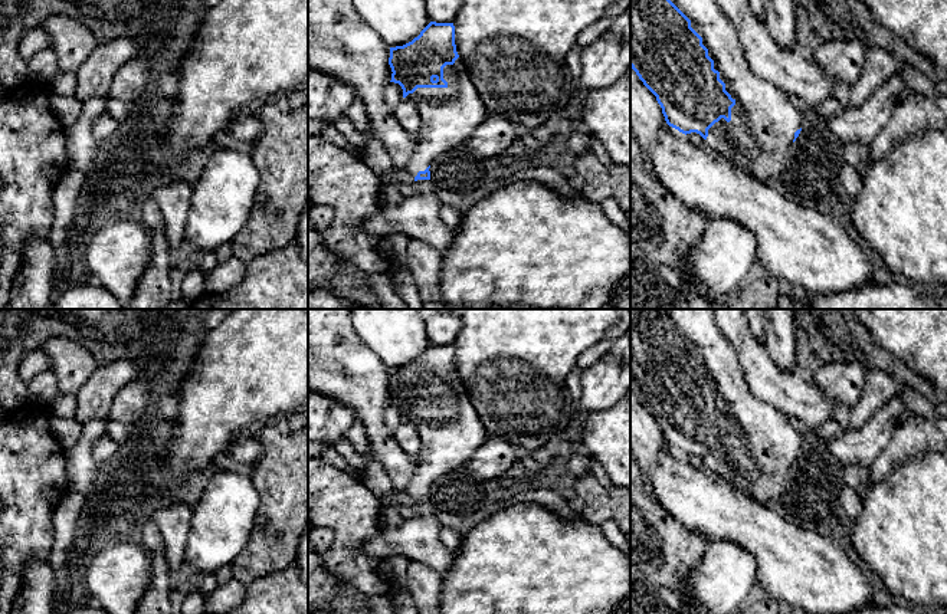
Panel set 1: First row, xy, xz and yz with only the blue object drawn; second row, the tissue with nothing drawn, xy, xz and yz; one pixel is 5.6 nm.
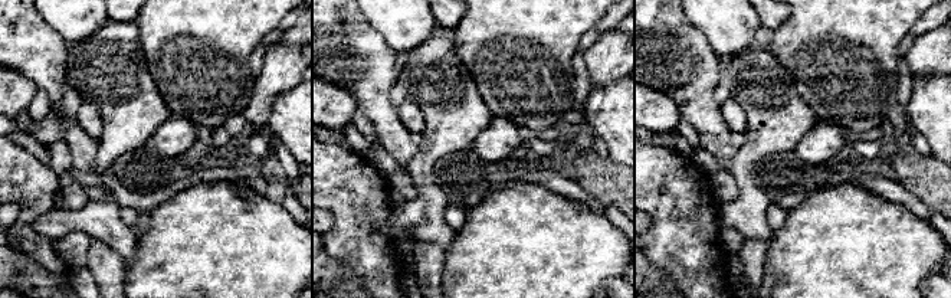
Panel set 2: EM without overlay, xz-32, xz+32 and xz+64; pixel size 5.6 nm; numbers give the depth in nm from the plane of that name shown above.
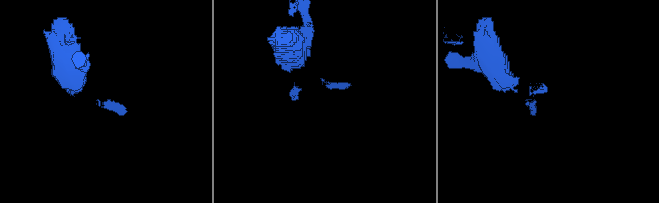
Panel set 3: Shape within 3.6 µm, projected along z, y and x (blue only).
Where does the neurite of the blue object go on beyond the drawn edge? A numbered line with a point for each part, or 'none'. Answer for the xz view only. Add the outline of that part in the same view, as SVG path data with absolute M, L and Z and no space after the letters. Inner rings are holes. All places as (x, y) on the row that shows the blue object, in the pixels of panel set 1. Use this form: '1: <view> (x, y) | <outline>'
1: xz (449, 115) | M459 58L443 68L443 79L448 82L446 88L417 88L404 98L416 105L422 118L416 148L404 168L413 177L425 171L438 155L466 144L489 114Z
2: xz (418, 216) | M429 180L414 181L416 194L406 196L400 204L383 210L361 221L360 227L373 236L384 237L404 233L410 239L433 246L442 256L448 252L455 229L439 217L442 206Z

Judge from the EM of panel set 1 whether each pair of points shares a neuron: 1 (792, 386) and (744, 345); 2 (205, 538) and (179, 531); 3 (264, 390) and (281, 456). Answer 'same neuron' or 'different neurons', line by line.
1: same neuron
2: different neurons
3: different neurons

